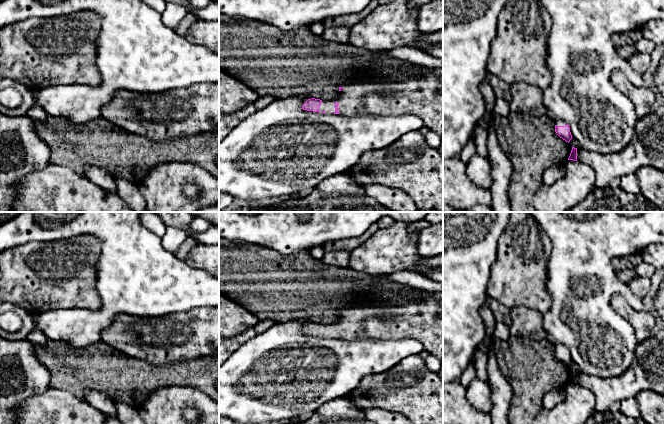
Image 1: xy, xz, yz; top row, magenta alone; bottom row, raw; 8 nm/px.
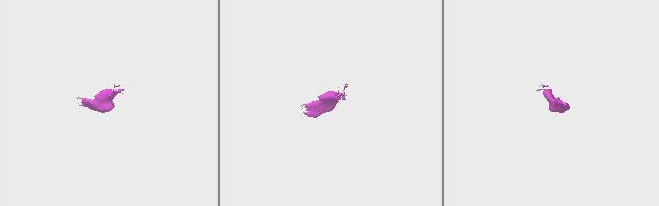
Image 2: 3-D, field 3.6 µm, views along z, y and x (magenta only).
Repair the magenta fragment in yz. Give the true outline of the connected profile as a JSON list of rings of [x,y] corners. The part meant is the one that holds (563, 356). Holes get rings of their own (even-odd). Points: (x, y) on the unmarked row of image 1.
[[[557,343],[555,345],[555,356],[560,362],[568,367],[572,363],[570,351],[564,344]]]

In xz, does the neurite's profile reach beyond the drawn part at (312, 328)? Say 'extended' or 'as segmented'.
extended

